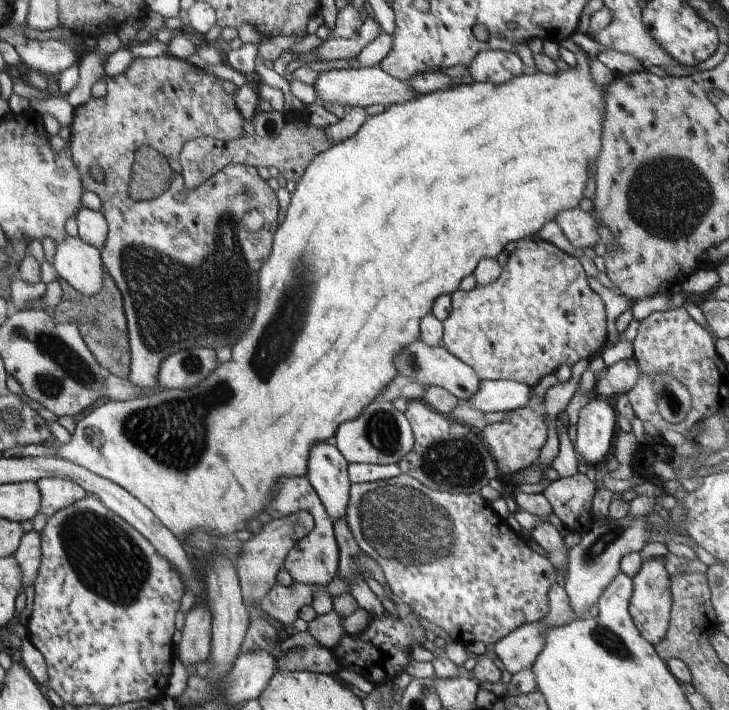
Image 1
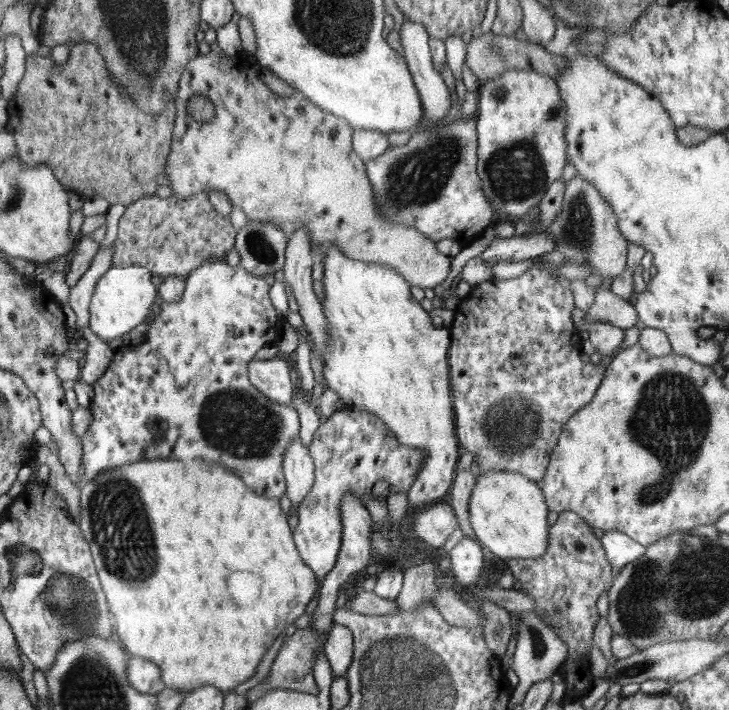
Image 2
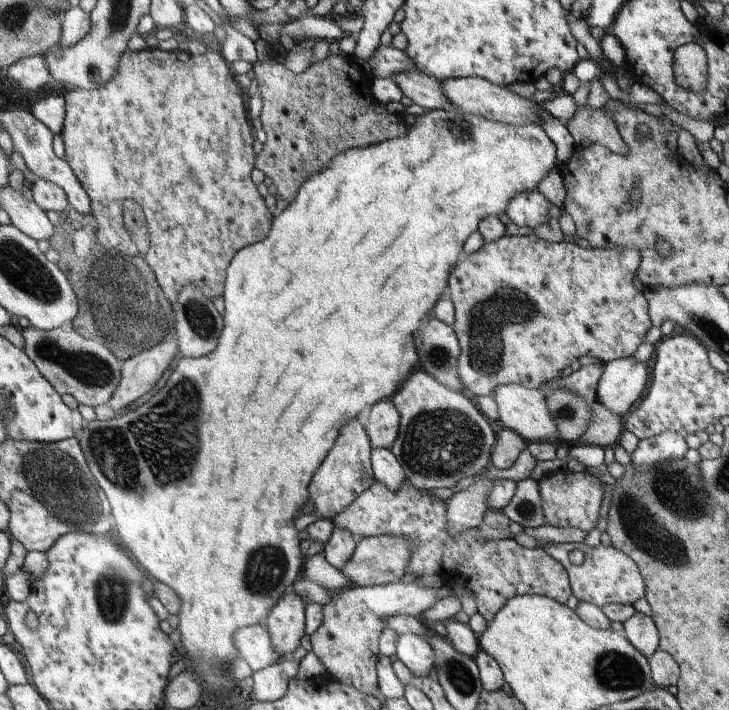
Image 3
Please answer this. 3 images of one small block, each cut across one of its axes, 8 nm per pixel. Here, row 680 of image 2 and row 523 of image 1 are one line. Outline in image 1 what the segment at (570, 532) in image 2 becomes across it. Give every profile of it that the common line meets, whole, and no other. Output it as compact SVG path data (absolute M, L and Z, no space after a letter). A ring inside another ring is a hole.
M575 474L565 480L551 482L541 494L547 498L553 514L569 532L585 536L593 528L591 500L595 494L595 484L587 476Z

